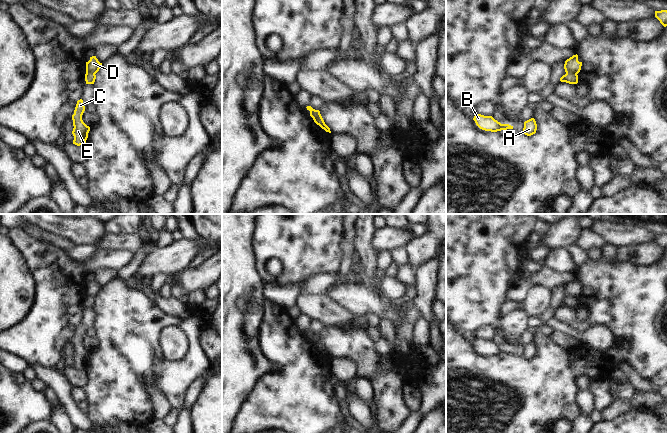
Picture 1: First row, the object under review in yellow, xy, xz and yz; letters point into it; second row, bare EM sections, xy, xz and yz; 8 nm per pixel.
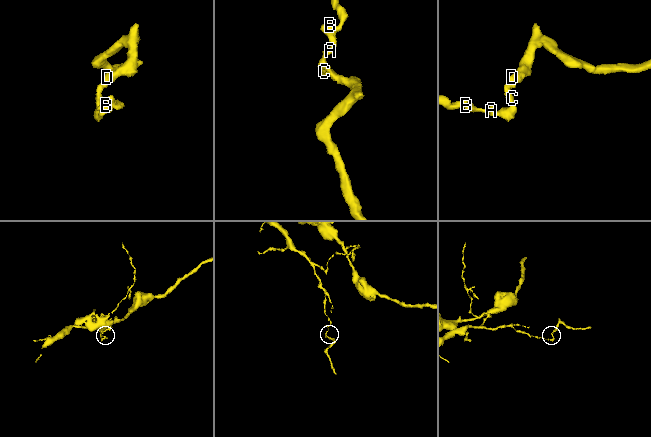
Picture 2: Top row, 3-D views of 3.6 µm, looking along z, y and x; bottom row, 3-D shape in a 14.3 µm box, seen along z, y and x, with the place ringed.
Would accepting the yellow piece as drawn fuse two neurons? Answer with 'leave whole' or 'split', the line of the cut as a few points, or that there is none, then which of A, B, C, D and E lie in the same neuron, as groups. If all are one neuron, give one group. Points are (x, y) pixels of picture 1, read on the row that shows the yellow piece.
split; cut in yz along (576, 73), (566, 74); A B C E / D

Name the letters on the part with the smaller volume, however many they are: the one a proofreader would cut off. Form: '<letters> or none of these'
D

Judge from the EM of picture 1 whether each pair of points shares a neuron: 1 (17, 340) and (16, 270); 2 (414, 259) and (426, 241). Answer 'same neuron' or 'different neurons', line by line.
1: different neurons
2: same neuron

